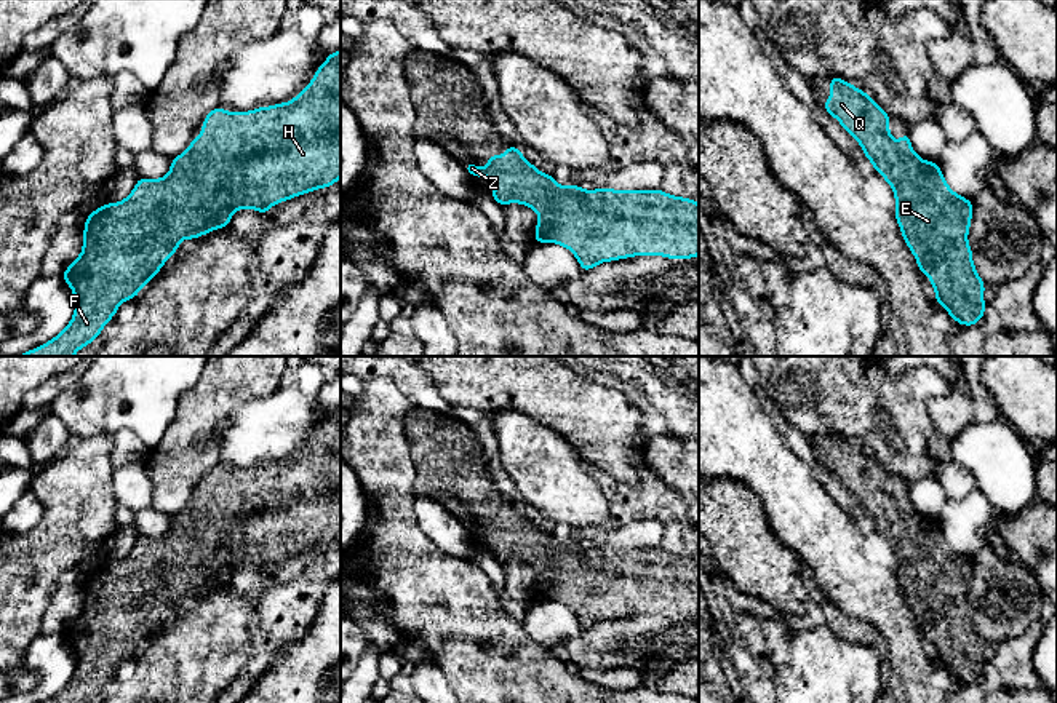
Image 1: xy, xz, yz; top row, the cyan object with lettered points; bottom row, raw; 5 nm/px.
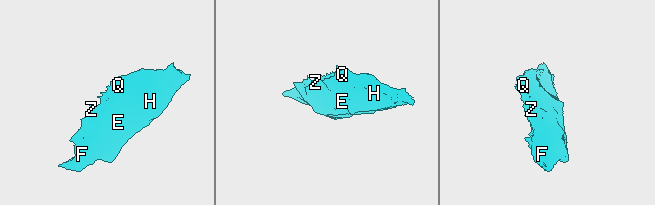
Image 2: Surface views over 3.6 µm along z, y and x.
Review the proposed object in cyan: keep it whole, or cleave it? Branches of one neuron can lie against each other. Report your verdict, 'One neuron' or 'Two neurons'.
One neuron

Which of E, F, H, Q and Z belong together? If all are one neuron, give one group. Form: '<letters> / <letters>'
E F H Q Z

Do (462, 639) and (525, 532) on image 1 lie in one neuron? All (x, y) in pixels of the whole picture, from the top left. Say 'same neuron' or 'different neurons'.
different neurons

